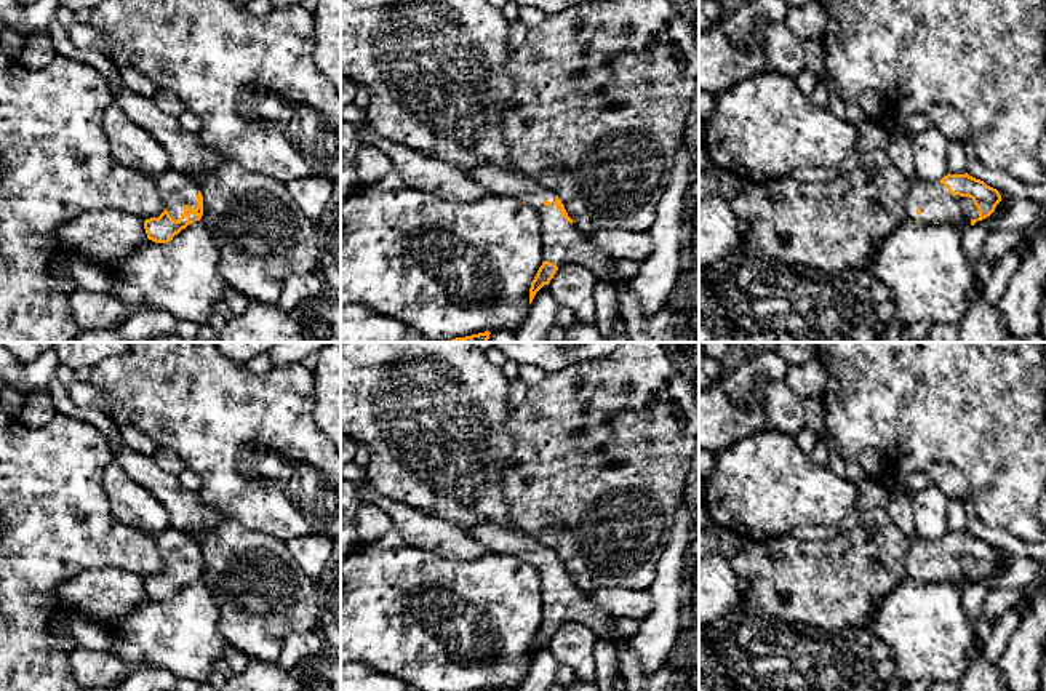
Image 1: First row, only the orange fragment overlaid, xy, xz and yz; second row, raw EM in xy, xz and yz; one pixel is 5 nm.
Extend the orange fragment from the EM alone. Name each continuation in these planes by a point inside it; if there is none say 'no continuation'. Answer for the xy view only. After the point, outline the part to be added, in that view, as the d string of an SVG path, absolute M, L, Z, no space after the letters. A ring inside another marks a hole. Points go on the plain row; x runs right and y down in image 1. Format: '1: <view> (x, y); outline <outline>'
1: xy (176, 547); outline M168 528L155 536L155 542L166 569L174 579L181 576L186 563L192 568L197 566L195 553L200 549L197 536Z

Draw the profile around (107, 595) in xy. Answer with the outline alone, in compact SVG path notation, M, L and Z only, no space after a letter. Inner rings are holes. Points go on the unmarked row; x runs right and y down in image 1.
M93 568L59 584L51 595L54 606L77 611L110 625L138 609L146 600L144 581L115 568Z

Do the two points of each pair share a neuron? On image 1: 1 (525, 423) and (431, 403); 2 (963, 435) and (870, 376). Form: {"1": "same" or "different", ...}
{"1": "different", "2": "same"}

